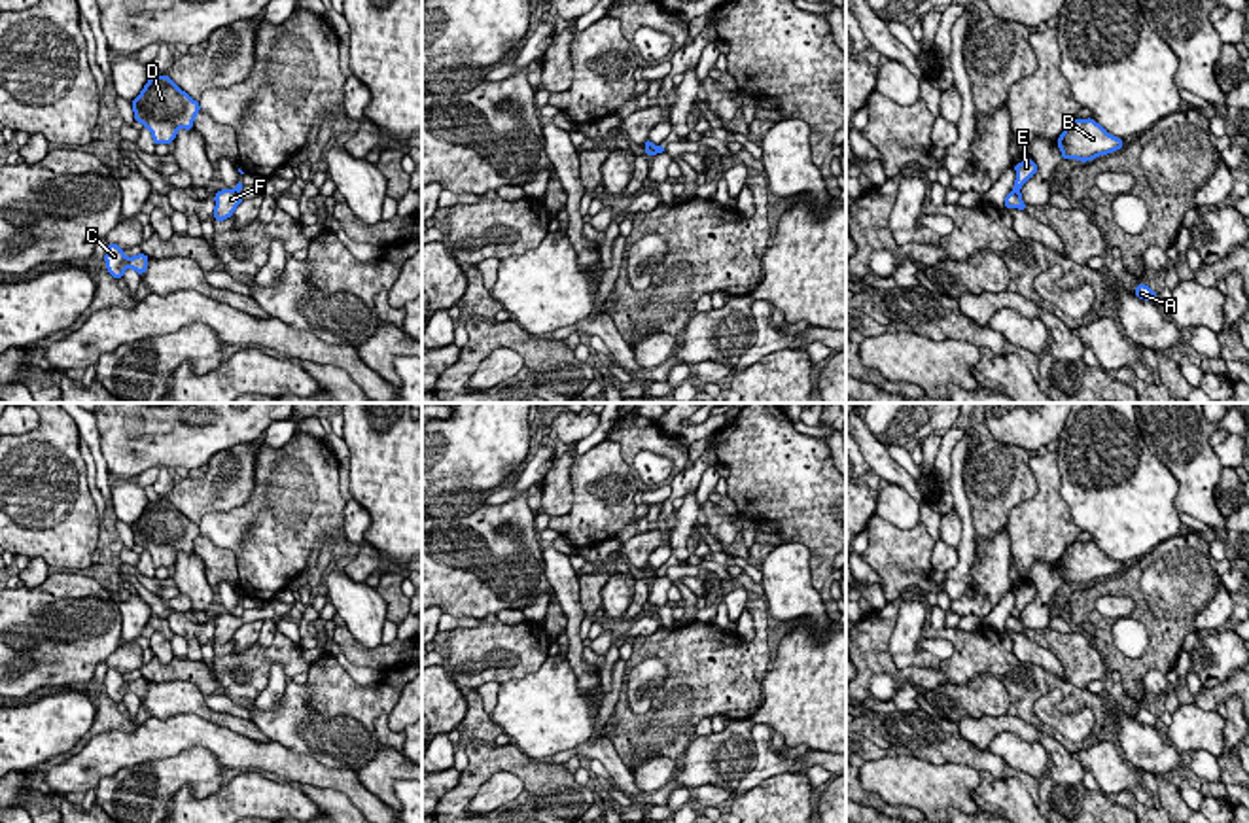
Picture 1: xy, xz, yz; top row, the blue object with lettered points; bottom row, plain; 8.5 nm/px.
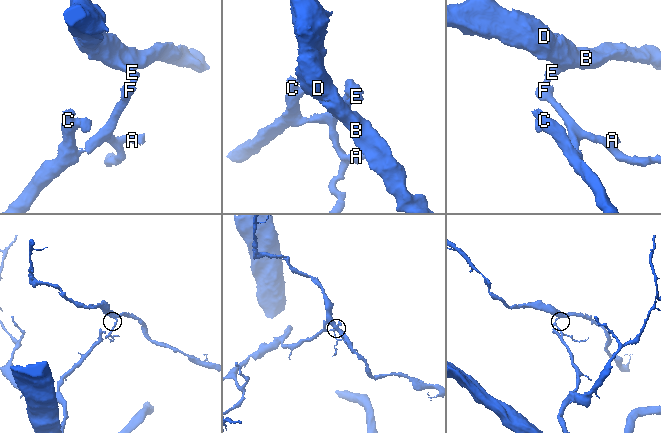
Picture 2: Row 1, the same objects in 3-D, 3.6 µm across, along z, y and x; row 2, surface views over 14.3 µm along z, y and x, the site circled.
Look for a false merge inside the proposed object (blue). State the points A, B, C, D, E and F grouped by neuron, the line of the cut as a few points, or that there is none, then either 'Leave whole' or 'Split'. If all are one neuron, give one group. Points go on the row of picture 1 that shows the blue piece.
Groups: A C F / B D E. Split along yz (1013, 190), (1019, 192). Split

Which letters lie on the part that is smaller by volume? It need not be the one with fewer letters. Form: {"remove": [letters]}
{"remove": ["B", "D", "E"]}

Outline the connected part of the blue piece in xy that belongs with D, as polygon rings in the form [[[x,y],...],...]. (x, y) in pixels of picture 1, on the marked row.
[[[168,76],[150,78],[131,102],[134,121],[150,129],[153,144],[170,144],[178,129],[191,131],[201,106]]]

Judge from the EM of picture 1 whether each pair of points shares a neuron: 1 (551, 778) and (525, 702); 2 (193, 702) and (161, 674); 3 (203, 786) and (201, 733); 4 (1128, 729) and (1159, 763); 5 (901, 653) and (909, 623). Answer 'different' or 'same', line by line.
1: different
2: different
3: different
4: same
5: same

